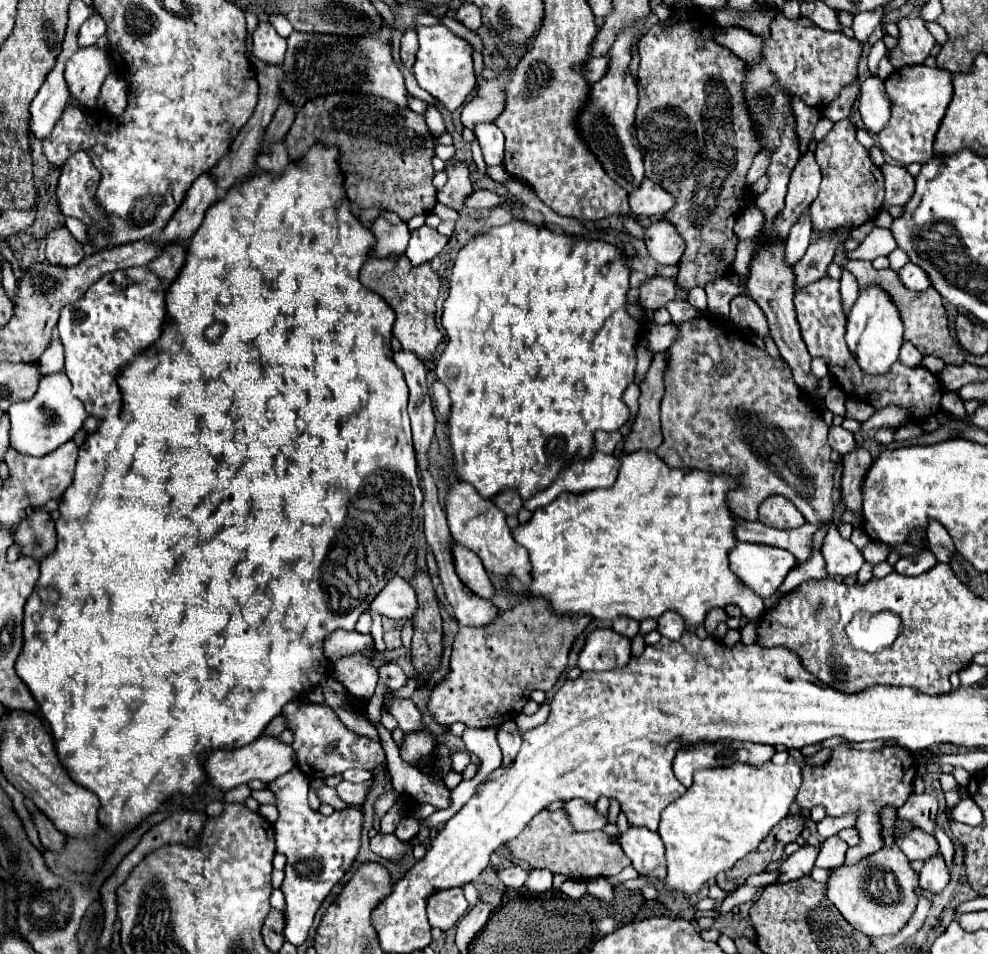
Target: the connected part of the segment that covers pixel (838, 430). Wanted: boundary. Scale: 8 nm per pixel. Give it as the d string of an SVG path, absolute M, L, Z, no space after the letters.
M831 427L829 429L829 445L839 453L845 455L855 447L855 437L851 431L843 429L843 427Z

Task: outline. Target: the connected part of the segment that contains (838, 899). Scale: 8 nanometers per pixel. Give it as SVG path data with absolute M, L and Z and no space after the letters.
M883 847L867 861L853 865L851 869L839 867L827 881L827 899L839 909L839 913L863 935L895 935L911 919L917 905L917 873L911 869L909 859L903 857L899 847Z

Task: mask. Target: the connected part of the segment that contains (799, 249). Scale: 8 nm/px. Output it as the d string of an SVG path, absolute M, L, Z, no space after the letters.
M807 211L799 219L799 223L791 229L789 239L785 243L785 265L793 267L797 261L803 259L811 239L811 221L807 219Z

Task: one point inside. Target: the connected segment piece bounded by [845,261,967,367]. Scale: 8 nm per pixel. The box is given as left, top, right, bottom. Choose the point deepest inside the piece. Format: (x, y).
(926, 326)

